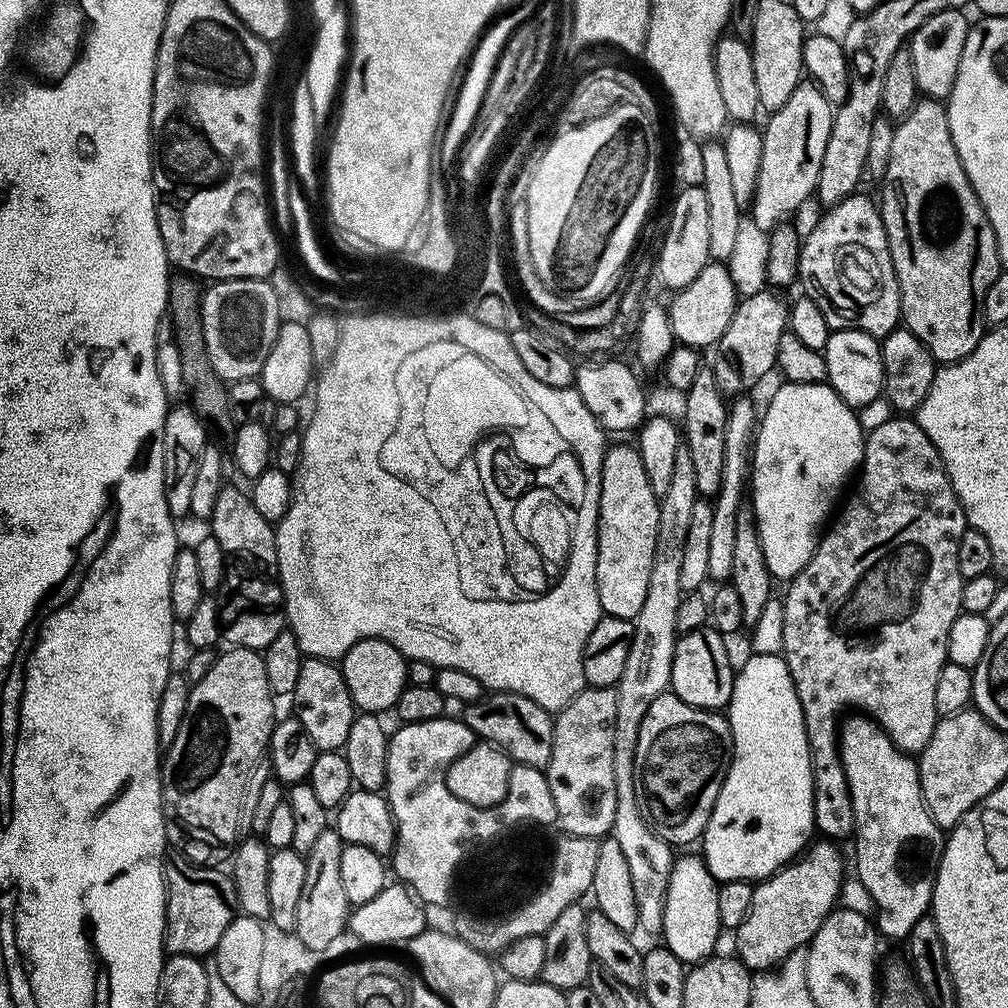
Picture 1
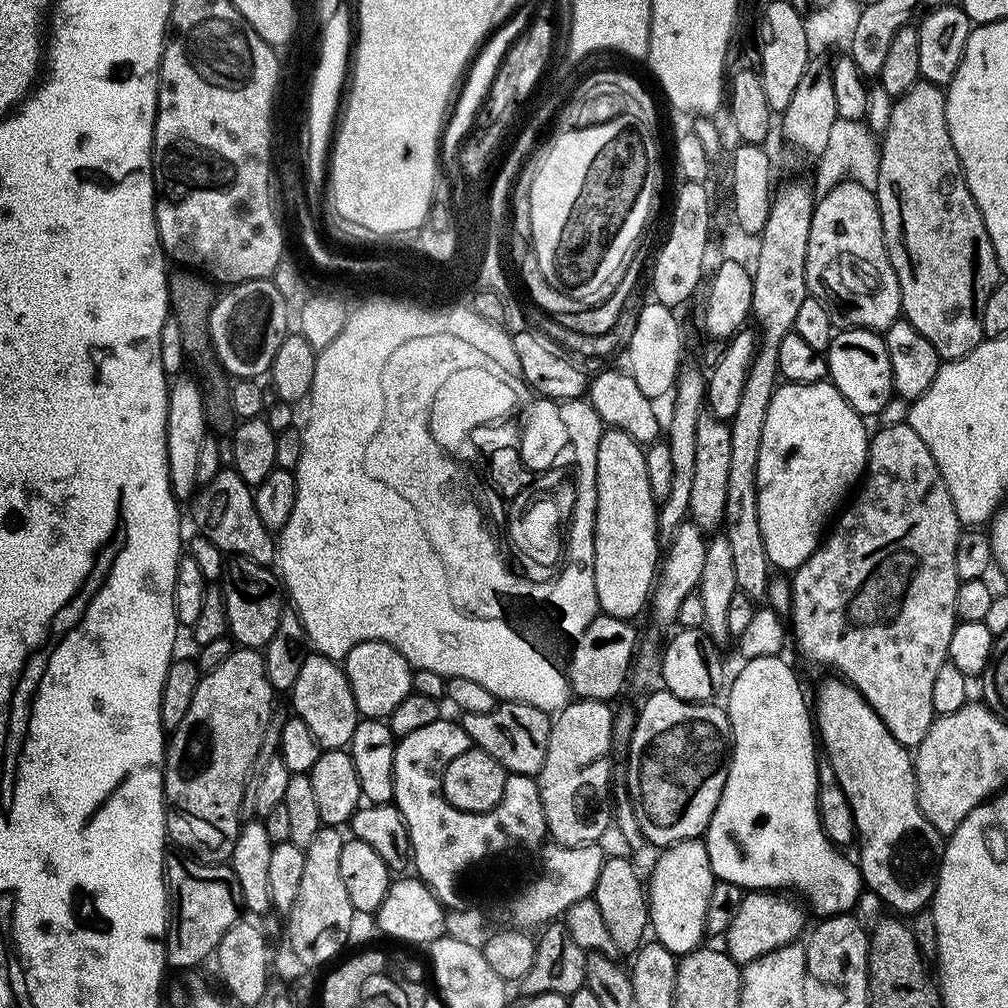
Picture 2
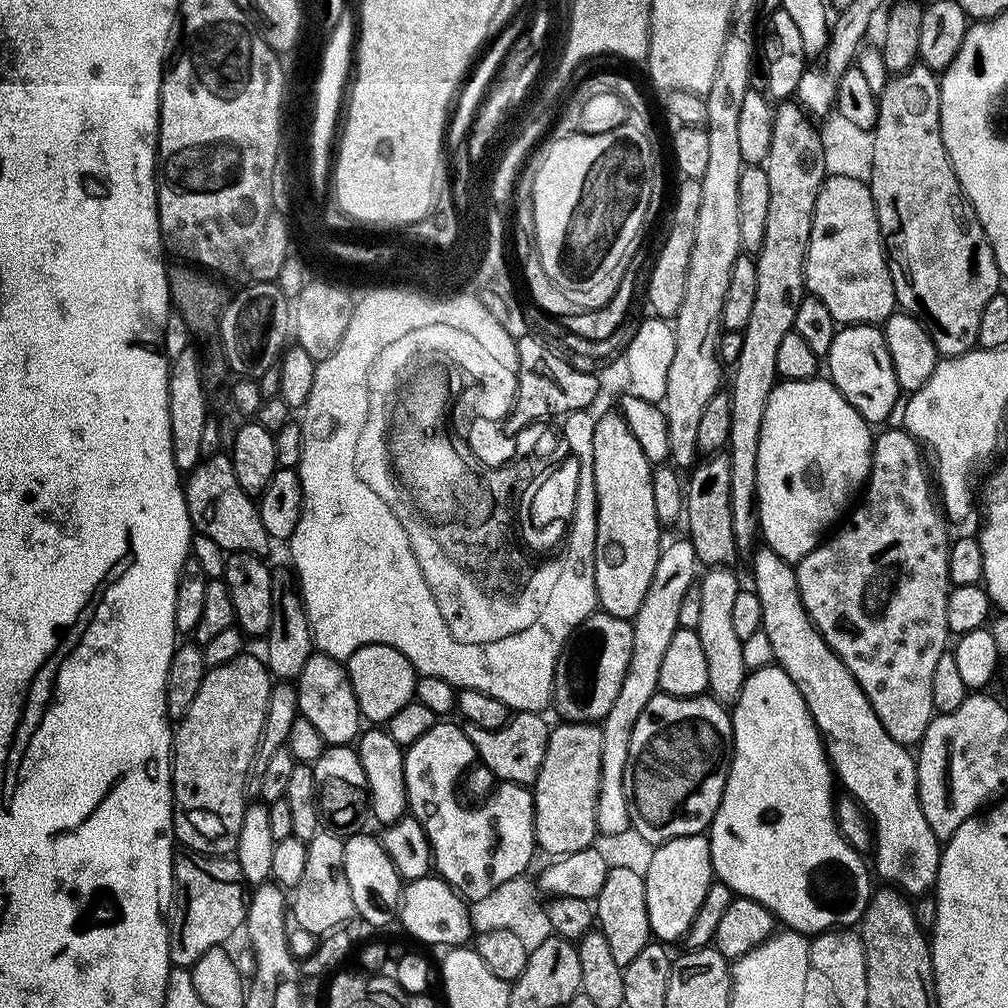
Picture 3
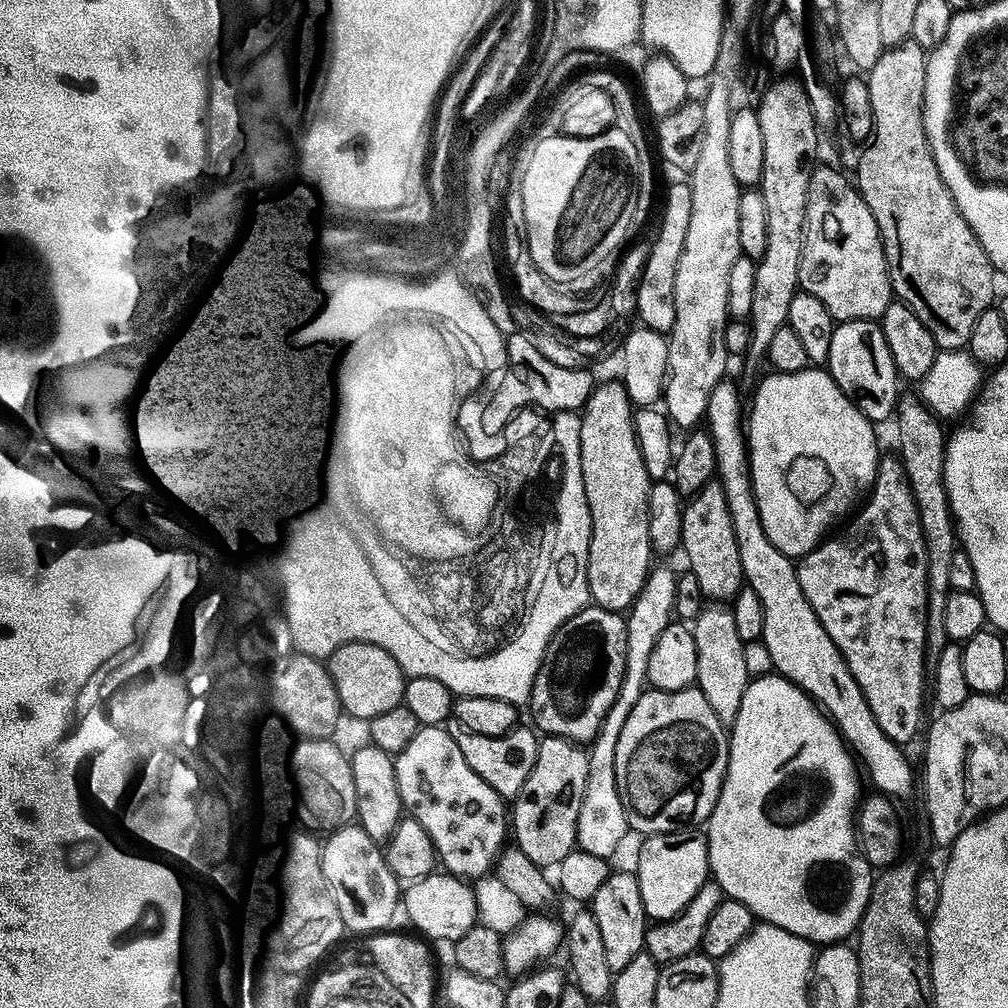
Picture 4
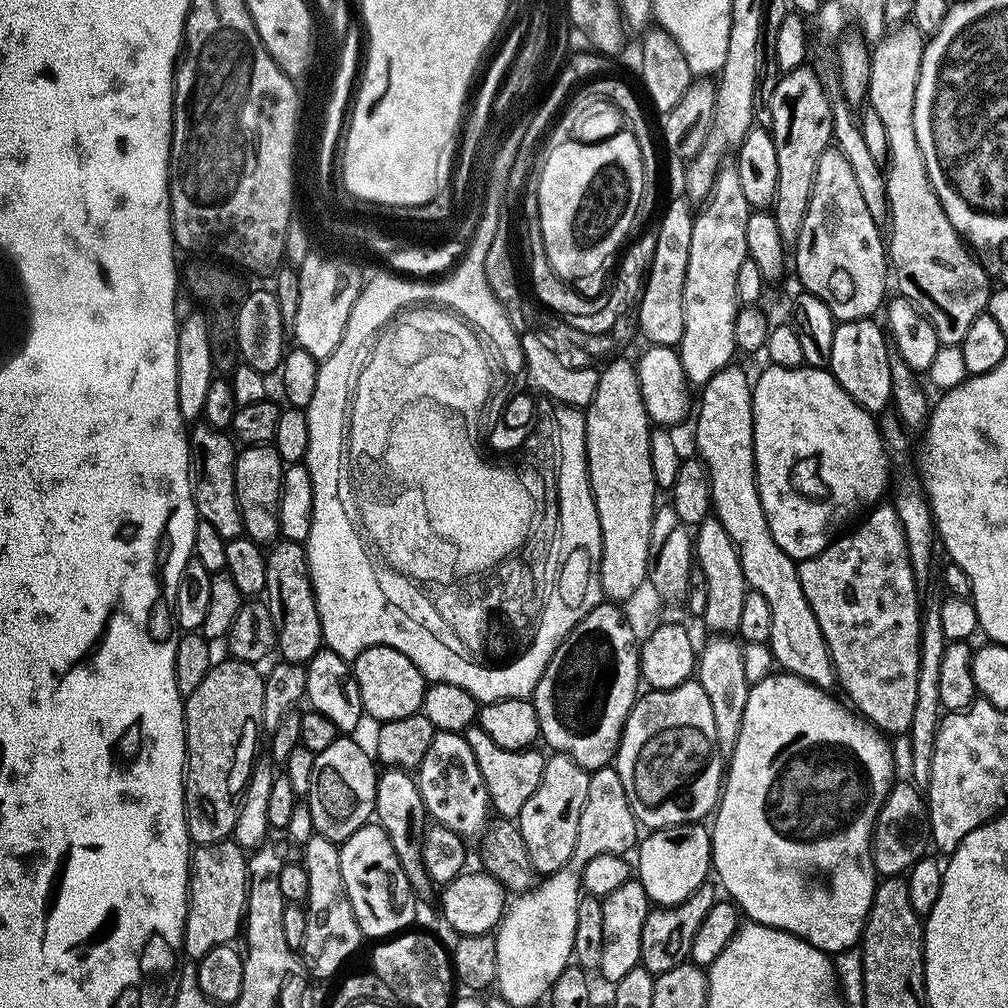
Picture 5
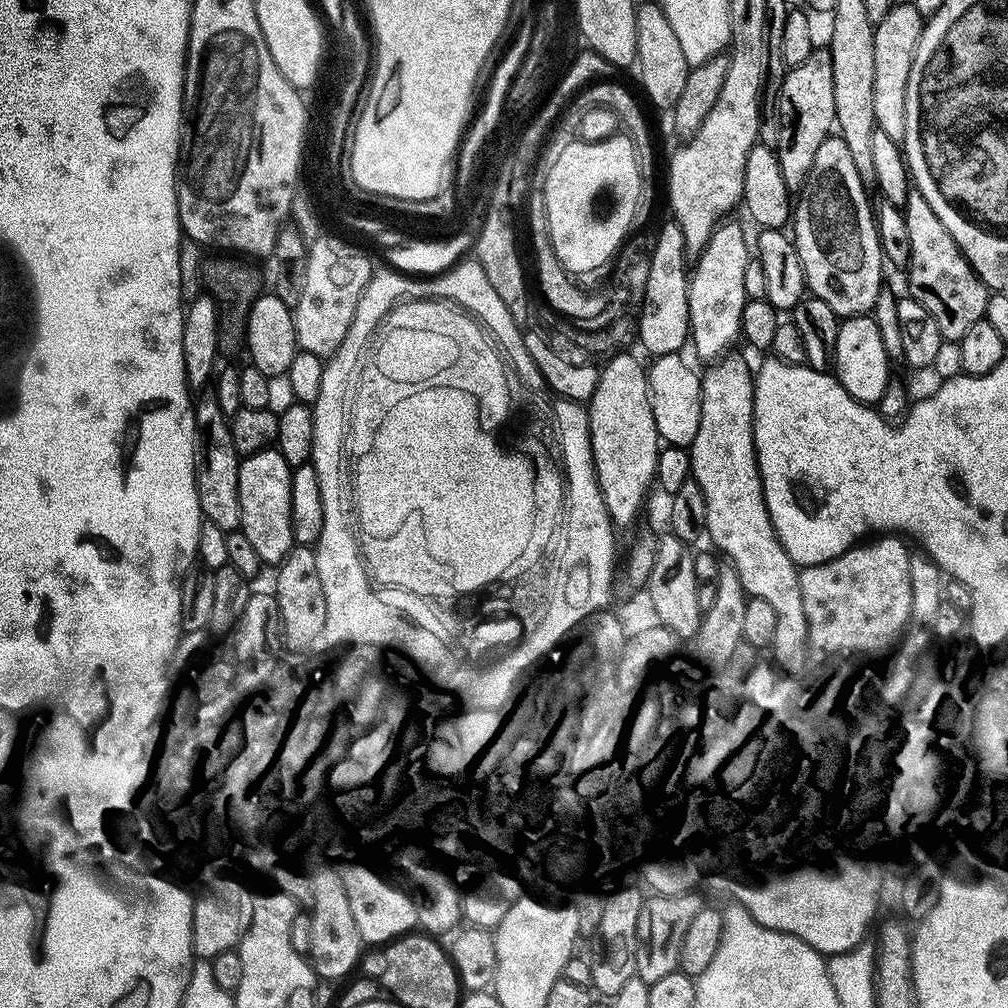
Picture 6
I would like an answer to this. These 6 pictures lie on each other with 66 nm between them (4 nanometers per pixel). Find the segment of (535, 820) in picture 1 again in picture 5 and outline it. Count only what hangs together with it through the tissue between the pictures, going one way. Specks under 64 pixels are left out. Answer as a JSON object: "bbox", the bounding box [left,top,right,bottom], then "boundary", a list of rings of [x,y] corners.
{"bbox":[418,731,492,840],"boundary":[[[439,731],[436,734],[430,750],[428,750],[422,765],[418,769],[418,783],[429,817],[440,826],[448,827],[466,840],[471,840],[471,838],[481,839],[486,833],[492,820],[490,794],[478,762],[476,762],[473,748],[467,742],[465,735],[457,731]]]}

